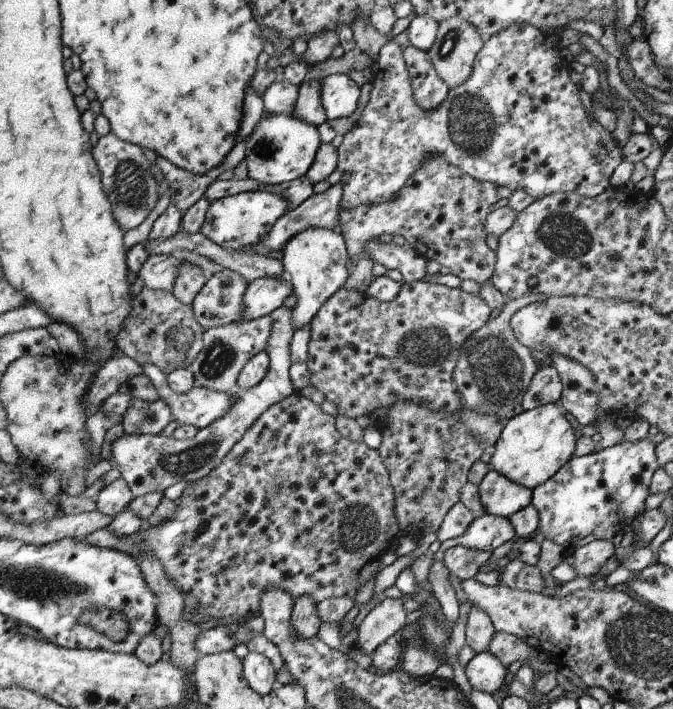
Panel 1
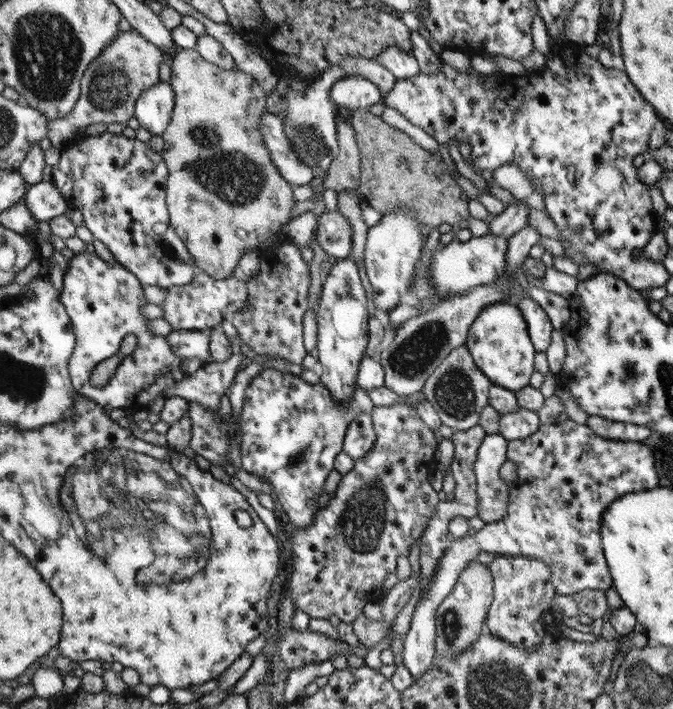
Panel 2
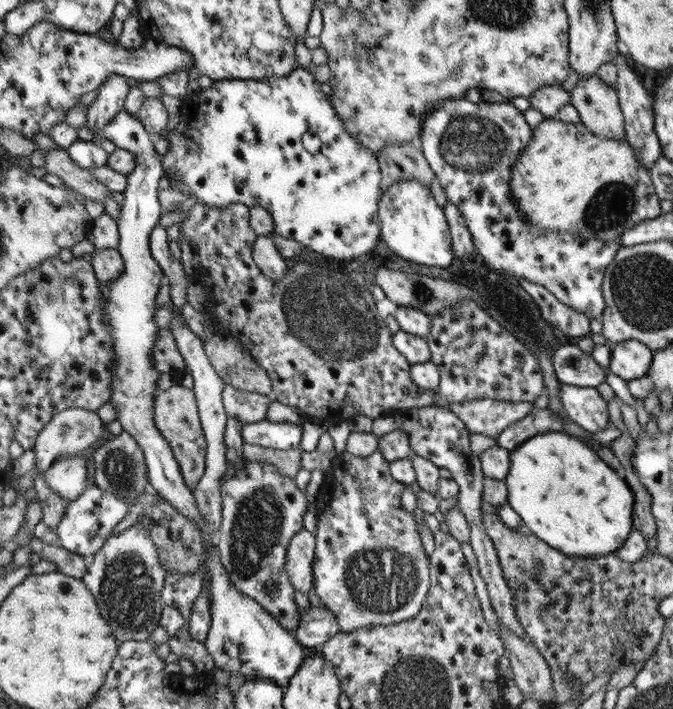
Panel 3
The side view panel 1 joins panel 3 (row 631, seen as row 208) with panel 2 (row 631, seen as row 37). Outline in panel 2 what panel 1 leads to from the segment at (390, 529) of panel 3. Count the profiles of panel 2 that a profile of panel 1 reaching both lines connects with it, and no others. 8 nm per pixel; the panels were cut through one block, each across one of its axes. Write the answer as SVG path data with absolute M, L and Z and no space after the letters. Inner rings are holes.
M496 555L486 567L494 577L494 592L488 621L484 627L492 635L522 649L536 649L542 643L544 635L558 634L558 626L544 620L544 612L552 609L556 592L551 582L550 568L542 560L530 556Z

